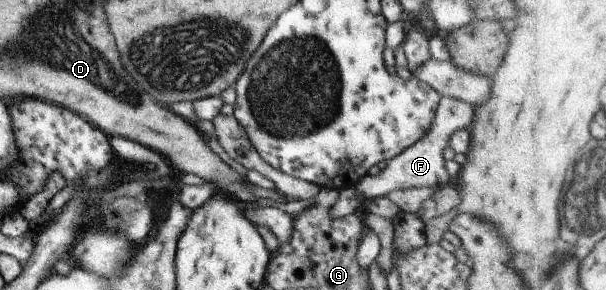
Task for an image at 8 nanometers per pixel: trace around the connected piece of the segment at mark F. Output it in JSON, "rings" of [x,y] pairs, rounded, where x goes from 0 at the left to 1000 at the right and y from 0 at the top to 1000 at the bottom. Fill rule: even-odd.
{"rings":[[[728,334],[719,376],[716,379],[716,410],[710,445],[677,507],[672,507],[663,528],[642,548],[635,576],[622,603],[604,600],[591,631],[586,652],[601,683],[616,683],[619,676],[635,676],[649,659],[663,659],[663,652],[683,652],[683,645],[713,645],[713,638],[736,641],[743,624],[743,603],[733,583],[733,552],[729,545],[729,514],[739,500],[743,469],[752,448],[772,445],[777,431],[779,397],[782,397],[784,366],[772,362],[754,341]]]}

